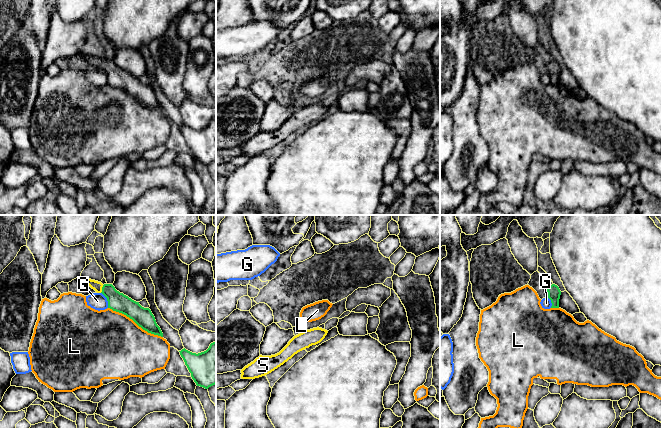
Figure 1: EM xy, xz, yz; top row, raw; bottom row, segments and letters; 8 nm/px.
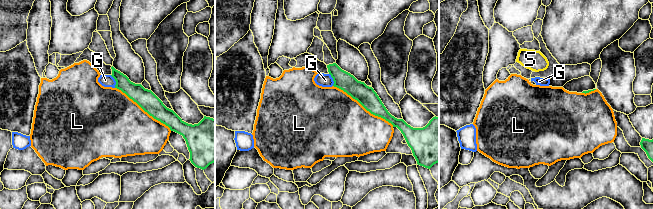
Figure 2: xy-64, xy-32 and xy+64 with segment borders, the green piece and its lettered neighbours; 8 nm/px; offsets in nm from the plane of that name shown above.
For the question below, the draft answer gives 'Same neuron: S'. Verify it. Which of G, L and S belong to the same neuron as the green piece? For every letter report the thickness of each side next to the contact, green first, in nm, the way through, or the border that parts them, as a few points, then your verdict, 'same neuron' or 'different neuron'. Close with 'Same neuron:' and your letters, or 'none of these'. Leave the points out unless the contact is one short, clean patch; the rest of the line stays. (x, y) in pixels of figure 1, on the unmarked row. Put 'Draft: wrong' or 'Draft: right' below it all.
G: calibres 150 and 140 nm; different neuron
L: calibres 160 and 500 nm; different neuron
S: calibres 150 and 80 nm; way xy (117, 77), (102, 65), (97, 62); same neuron
Same neuron: S
Draft: right

